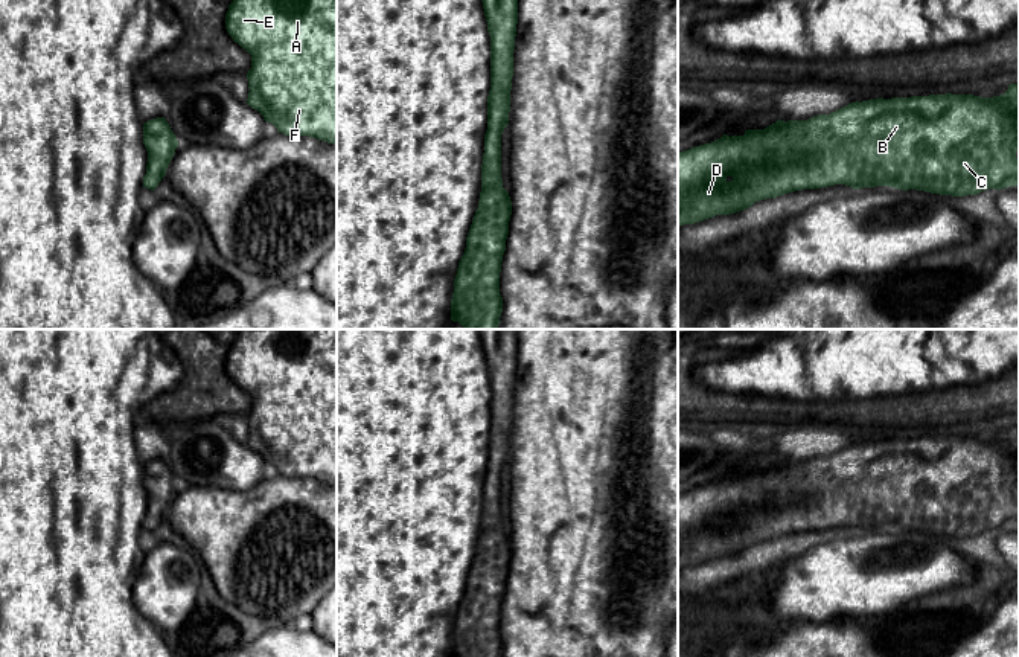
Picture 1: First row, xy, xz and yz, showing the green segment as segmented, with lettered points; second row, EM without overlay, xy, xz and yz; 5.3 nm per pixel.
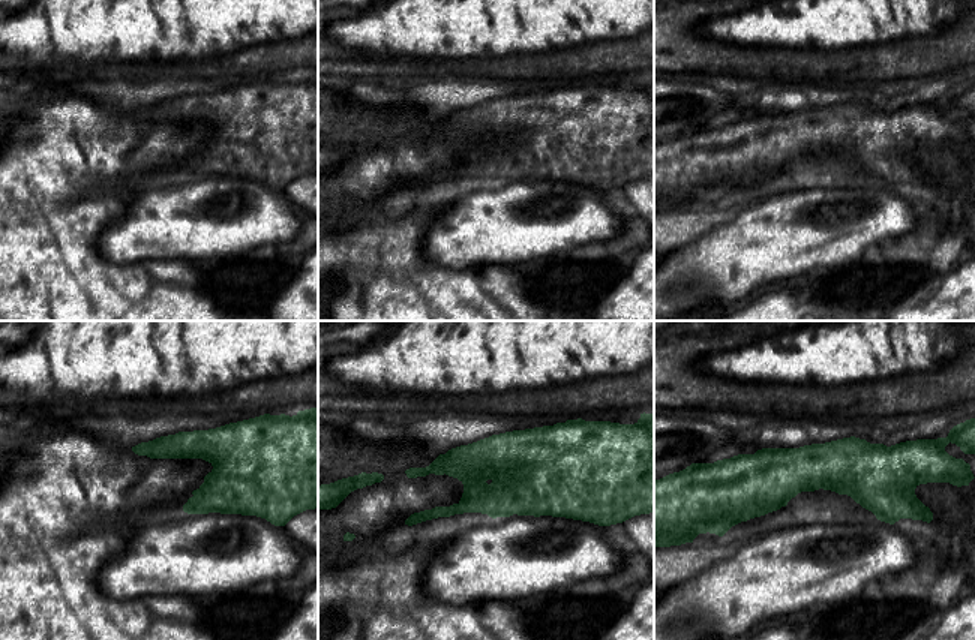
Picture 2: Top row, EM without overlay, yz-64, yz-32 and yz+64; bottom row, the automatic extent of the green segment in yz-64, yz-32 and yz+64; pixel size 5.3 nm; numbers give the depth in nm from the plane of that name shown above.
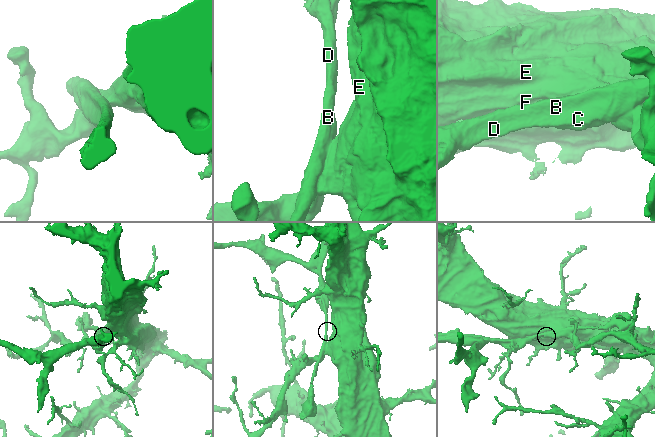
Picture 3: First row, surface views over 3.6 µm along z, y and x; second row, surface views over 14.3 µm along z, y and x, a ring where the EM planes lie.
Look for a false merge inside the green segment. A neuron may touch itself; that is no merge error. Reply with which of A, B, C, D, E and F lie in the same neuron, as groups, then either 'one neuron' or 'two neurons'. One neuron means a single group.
A B C E F / D | two neurons

